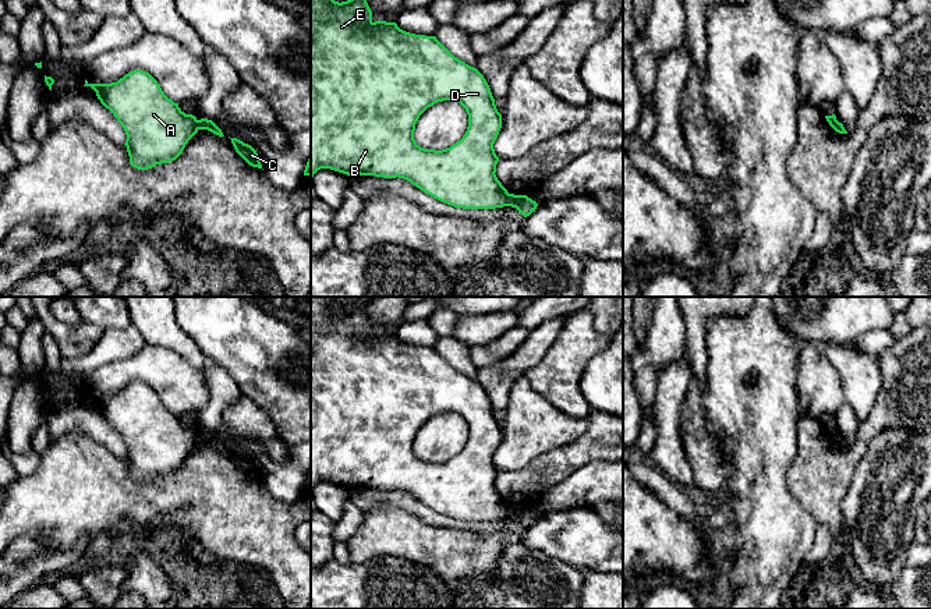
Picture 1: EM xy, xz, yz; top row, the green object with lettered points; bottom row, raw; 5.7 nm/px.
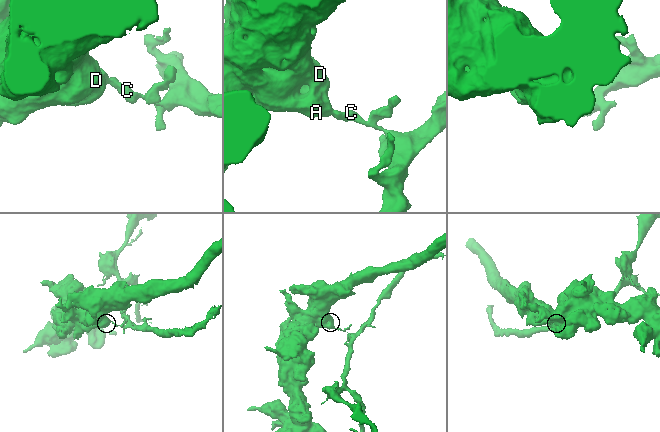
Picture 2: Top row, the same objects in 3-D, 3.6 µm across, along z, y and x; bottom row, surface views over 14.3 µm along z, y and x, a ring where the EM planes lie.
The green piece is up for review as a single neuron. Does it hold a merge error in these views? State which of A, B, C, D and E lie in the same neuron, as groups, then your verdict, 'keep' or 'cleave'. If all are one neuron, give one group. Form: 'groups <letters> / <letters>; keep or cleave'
groups A B D E / C; cleave

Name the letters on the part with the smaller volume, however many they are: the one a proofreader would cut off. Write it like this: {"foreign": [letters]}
{"foreign": ["C"]}

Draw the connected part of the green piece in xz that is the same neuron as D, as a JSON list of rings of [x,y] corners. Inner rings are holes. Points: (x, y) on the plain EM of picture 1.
[[[311,297],[311,493],[321,481],[330,481],[347,488],[375,488],[385,491],[404,491],[413,498],[433,509],[435,511],[464,521],[495,521],[509,518],[510,506],[496,489],[496,477],[499,470],[495,465],[493,456],[502,440],[502,426],[498,424],[491,400],[484,387],[474,379],[454,369],[436,348],[425,348],[406,344],[396,334],[372,333],[372,323],[367,315],[367,308],[379,297]],[[347,300],[362,301],[355,309],[347,314],[334,314],[330,305],[334,301]],[[443,413],[459,414],[468,426],[468,439],[460,453],[450,460],[435,463],[421,460],[414,452],[415,436],[420,428],[431,418]]]

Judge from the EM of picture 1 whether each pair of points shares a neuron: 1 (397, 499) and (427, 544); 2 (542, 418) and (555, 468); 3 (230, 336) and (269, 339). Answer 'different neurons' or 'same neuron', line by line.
1: different neurons
2: different neurons
3: same neuron

